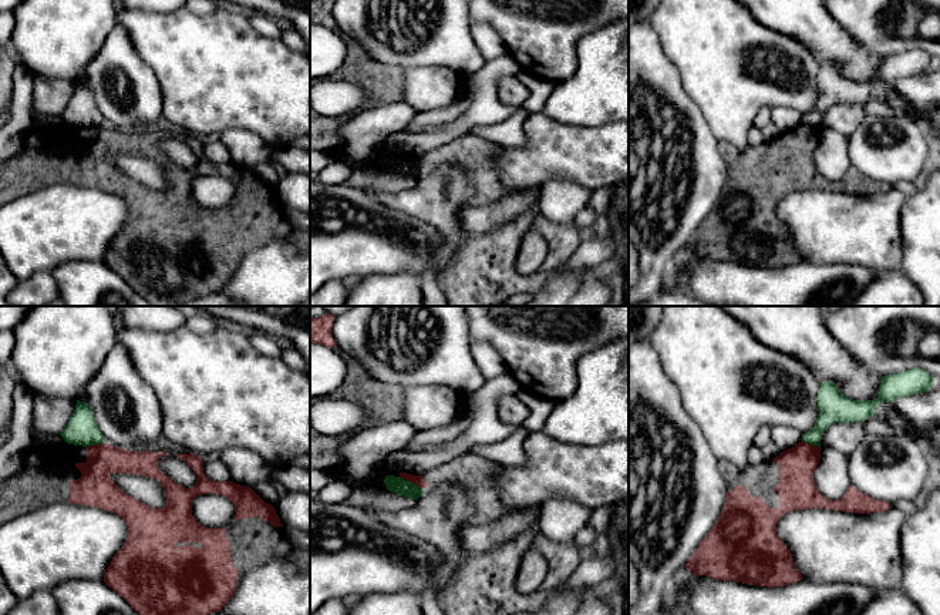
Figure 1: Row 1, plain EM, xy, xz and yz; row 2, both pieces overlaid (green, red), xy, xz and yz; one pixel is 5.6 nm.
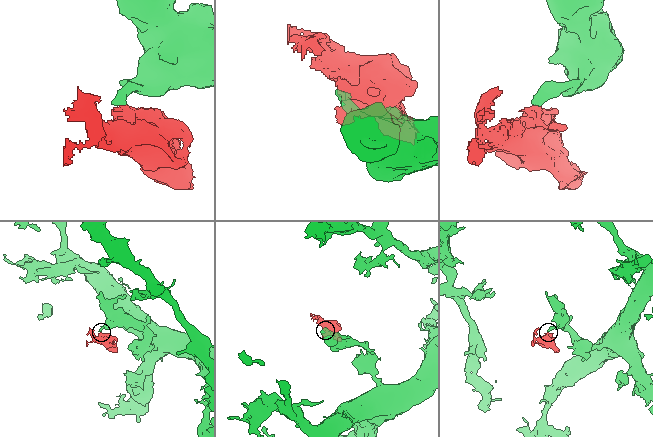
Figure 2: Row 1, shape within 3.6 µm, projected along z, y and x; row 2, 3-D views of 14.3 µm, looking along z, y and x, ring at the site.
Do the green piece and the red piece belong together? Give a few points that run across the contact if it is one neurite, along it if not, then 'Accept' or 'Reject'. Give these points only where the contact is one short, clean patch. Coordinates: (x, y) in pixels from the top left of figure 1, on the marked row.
Line: xz (400, 476), (424, 490). Reject

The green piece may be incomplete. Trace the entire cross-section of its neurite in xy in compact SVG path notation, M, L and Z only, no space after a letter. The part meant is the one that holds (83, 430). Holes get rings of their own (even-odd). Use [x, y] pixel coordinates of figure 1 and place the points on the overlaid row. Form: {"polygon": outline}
{"polygon": "M77 400L75 410L60 434L65 443L74 446L88 447L105 443L91 407L85 401L80 400Z"}

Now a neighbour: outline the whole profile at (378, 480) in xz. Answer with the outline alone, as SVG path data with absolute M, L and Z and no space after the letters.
M383 467L377 473L377 475L368 483L368 485L374 485L374 487L387 490L387 487L384 484L384 480L385 480L387 475L401 477L404 480L408 480L408 481L417 484L418 487L421 487L424 490L428 485L428 483L421 475L412 475L412 474L407 474L407 473L400 473L400 471L395 471L395 470L388 470L387 467Z

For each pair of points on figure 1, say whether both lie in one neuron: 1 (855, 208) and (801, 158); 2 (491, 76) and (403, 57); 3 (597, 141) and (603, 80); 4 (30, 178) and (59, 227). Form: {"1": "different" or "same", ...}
{"1": "different", "2": "different", "3": "different", "4": "different"}

